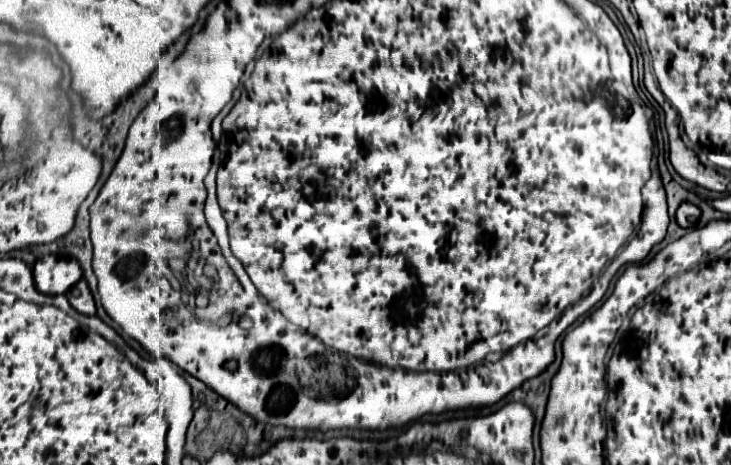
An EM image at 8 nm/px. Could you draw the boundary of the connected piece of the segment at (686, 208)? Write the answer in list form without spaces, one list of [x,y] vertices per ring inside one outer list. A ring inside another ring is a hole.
[[[682,203],[678,207],[678,211],[676,211],[676,221],[684,229],[692,229],[696,225],[698,217],[700,217],[700,209],[696,205],[692,205],[692,203]]]

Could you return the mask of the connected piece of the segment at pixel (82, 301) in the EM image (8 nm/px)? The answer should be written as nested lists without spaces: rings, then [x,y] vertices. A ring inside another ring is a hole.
[[[80,279],[72,289],[68,289],[66,297],[68,297],[70,305],[72,305],[78,313],[84,313],[84,315],[94,315],[94,313],[96,313],[94,299],[92,299],[92,293],[90,293],[90,289],[88,289],[86,279]]]

